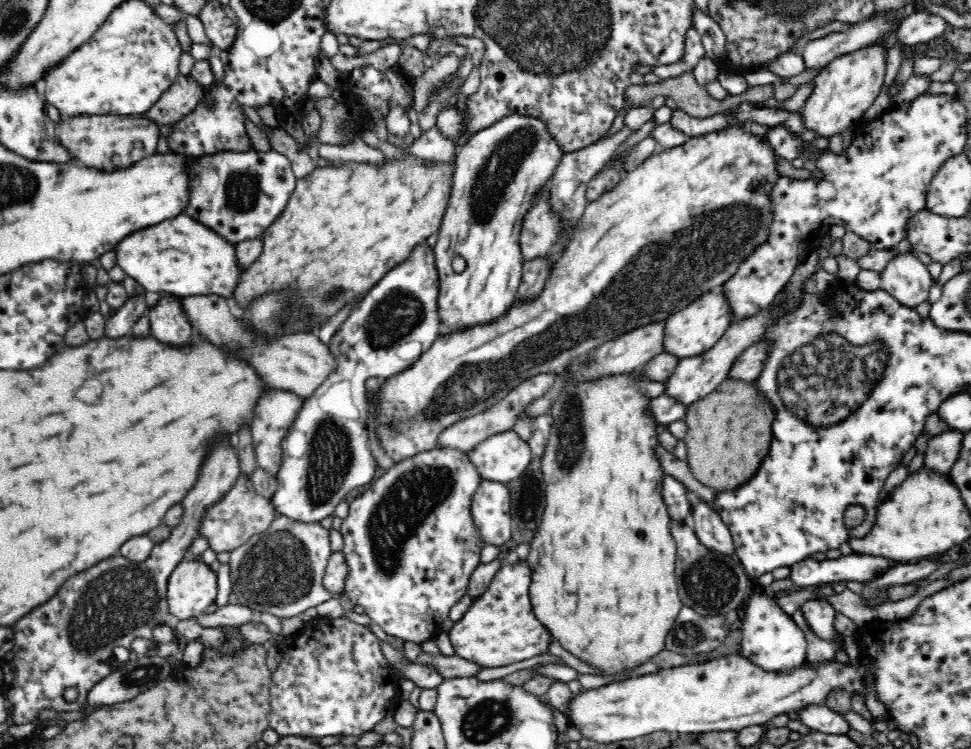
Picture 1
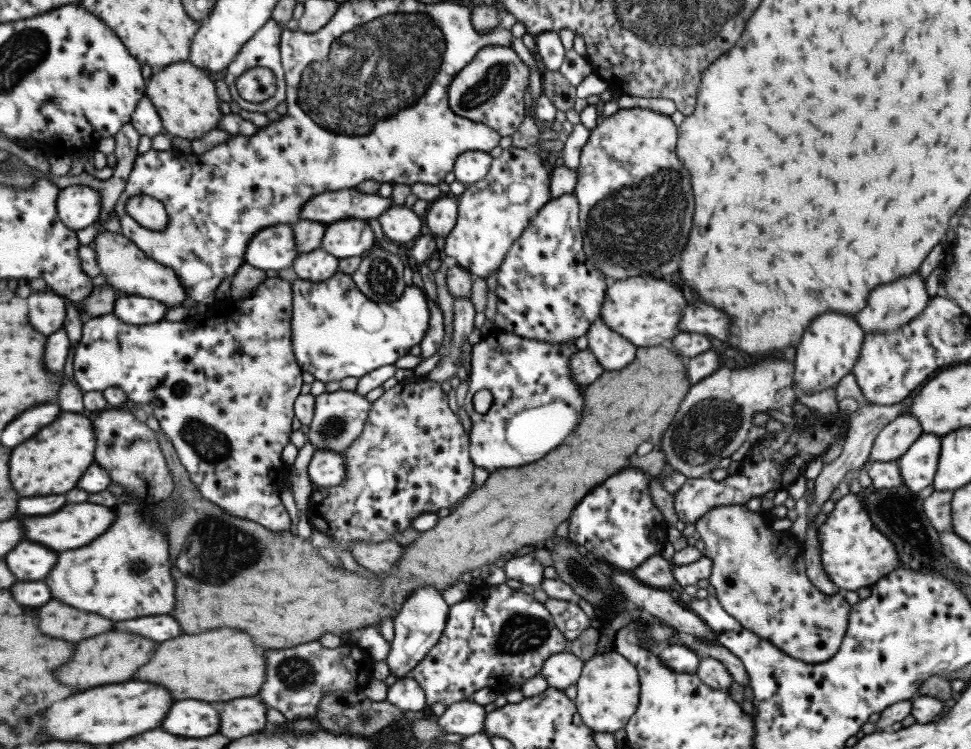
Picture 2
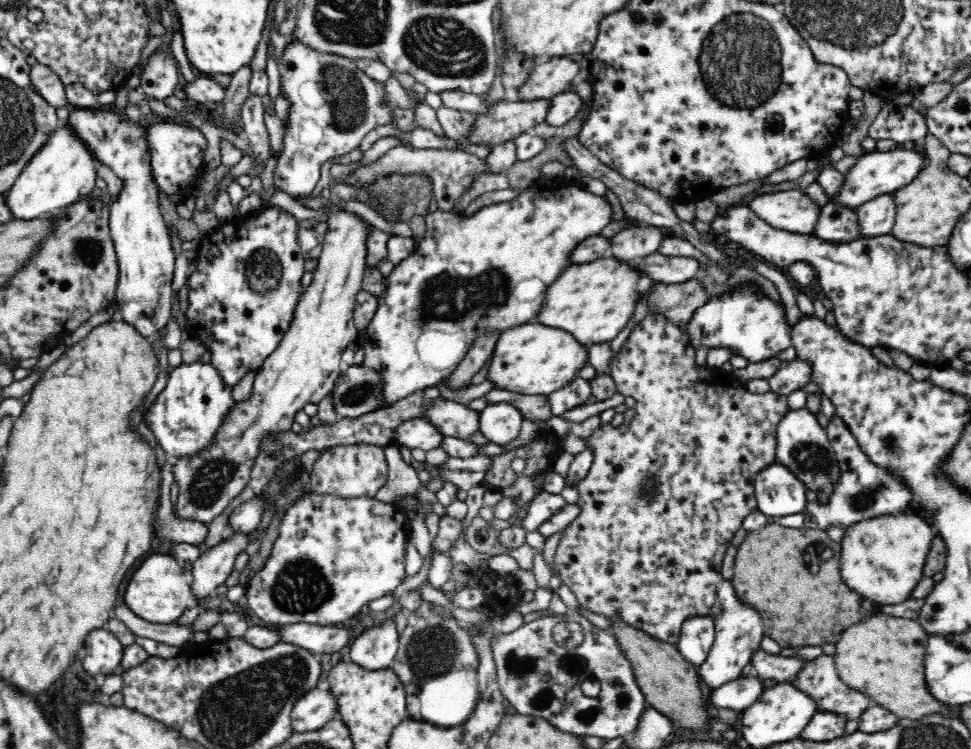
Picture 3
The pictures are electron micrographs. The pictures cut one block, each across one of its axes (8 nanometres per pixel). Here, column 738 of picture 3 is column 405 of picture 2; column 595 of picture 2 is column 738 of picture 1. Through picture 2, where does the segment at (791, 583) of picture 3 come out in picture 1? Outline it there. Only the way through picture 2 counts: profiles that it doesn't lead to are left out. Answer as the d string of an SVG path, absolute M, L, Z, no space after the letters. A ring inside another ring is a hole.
M722 381L716 390L698 402L687 406L685 421L687 431L683 441L687 448L686 463L696 481L715 491L732 490L746 485L769 451L772 406L760 402L754 381Z

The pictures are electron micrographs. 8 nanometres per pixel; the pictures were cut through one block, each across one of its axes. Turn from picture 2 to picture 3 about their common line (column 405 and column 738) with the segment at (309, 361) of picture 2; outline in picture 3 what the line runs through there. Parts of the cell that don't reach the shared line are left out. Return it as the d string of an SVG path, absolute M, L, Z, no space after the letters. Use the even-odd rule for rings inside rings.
M744 284L738 290L719 297L710 297L706 304L695 310L692 318L686 324L690 345L696 349L700 347L726 348L736 356L744 356L749 363L762 362L778 356L779 352L791 346L791 338L794 335L793 328L787 323L785 309L782 303L773 301L760 289Z

